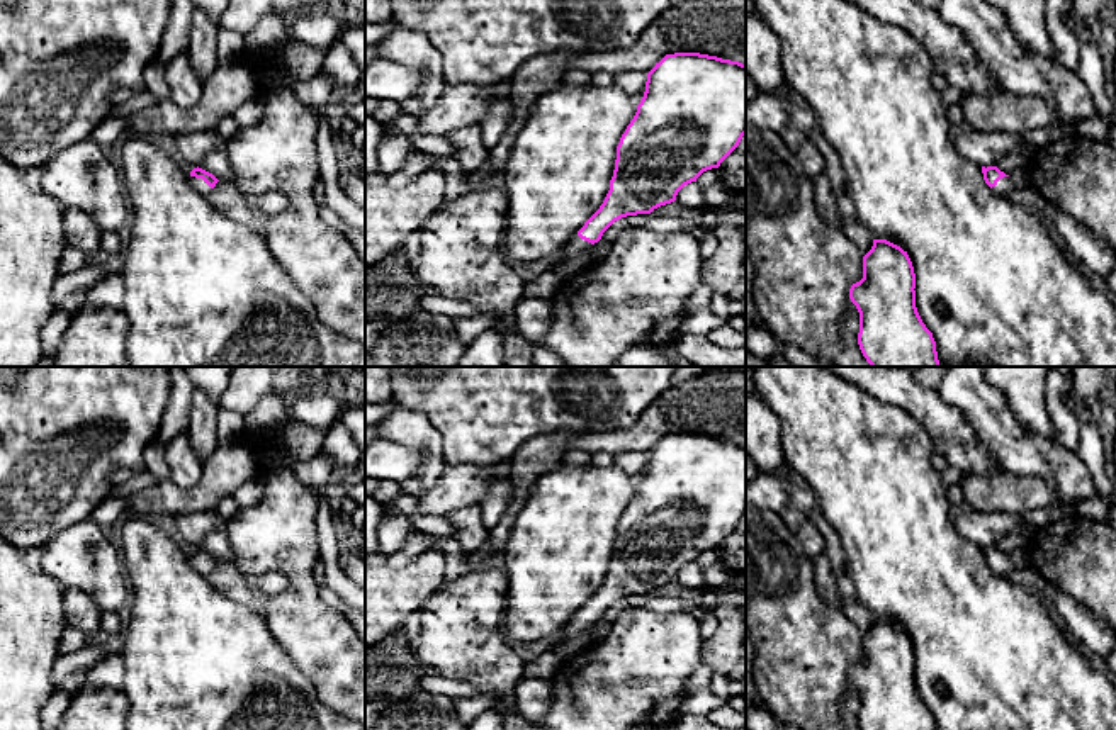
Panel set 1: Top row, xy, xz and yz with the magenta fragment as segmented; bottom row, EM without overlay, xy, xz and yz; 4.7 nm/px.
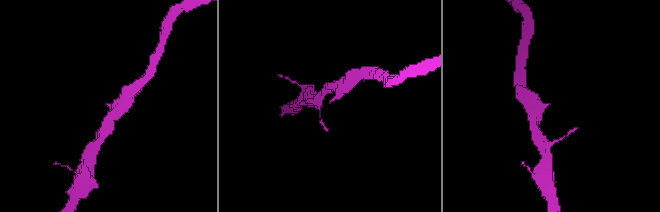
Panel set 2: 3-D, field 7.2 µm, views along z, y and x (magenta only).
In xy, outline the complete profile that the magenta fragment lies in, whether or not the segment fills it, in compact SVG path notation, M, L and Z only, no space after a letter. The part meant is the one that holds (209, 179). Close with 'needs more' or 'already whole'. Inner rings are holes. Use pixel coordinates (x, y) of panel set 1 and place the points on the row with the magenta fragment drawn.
M199 166L190 171L190 185L204 197L211 194L217 182L219 180L212 173Z; needs more

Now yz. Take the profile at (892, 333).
M873 239L863 256L863 278L851 285L849 299L860 312L858 345L871 367L939 367L936 341L916 307L916 273L900 246Z; already whole

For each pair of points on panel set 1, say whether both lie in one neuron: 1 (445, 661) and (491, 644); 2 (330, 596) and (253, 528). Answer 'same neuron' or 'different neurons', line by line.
1: same neuron
2: different neurons

